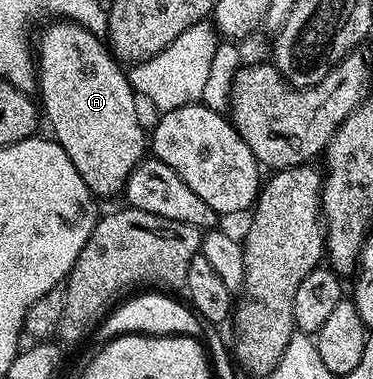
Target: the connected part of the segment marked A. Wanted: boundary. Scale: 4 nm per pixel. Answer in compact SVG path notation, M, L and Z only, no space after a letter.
M56 19L51 24L52 27L48 28L41 37L39 34L38 37L38 94L40 93L38 101L42 106L46 125L48 121L49 127L52 128L51 136L62 147L62 151L66 151L66 155L70 155L70 163L74 163L78 175L82 175L82 183L86 183L86 187L90 187L93 197L103 199L103 197L112 197L115 193L117 195L123 194L128 176L132 174L134 167L139 165L146 157L146 129L140 126L140 113L136 110L138 94L132 89L129 74L122 68L121 62L113 57L111 48L97 34L92 33L84 25L77 25L75 22L66 19Z

